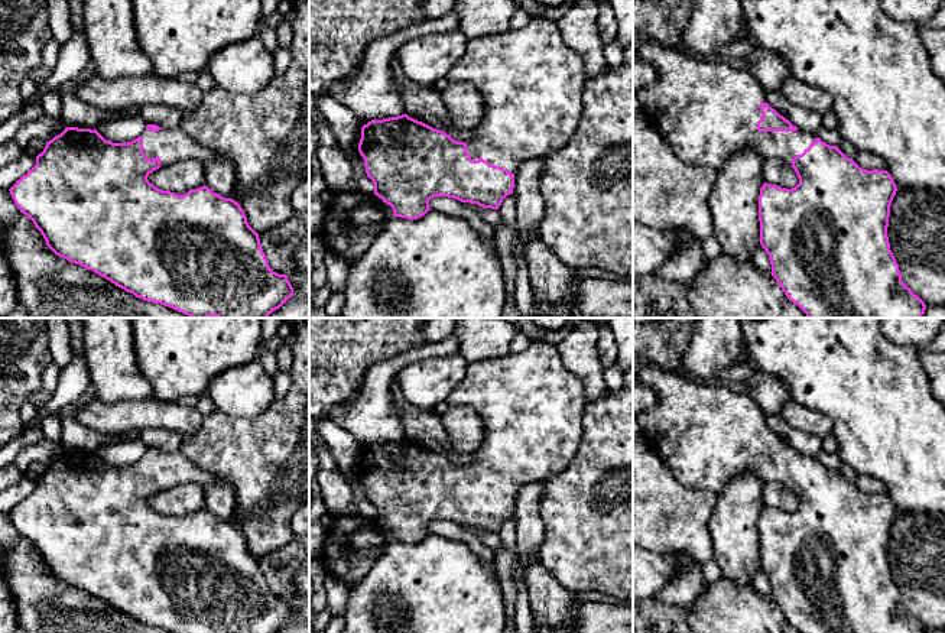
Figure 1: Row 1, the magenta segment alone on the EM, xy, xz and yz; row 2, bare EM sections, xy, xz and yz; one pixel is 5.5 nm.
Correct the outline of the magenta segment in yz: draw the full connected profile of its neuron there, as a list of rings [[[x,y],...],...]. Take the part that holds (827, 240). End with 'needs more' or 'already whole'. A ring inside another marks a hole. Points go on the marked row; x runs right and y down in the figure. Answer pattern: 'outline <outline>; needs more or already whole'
outline [[[633,38],[633,56],[650,64],[656,71],[656,79],[636,92],[643,114],[646,114],[662,132],[676,156],[692,166],[720,169],[733,153],[741,149],[751,149],[763,156],[763,159],[776,158],[792,166],[799,178],[799,184],[792,188],[780,188],[777,185],[763,184],[759,195],[759,221],[760,221],[760,244],[766,250],[772,264],[772,276],[780,285],[782,290],[798,305],[808,318],[922,318],[925,314],[925,302],[915,295],[902,280],[899,264],[890,250],[887,237],[890,205],[896,195],[897,186],[887,171],[867,171],[860,168],[853,159],[847,158],[838,146],[829,146],[816,134],[799,130],[789,120],[780,116],[766,103],[766,95],[757,79],[747,69],[737,69],[717,58],[702,59],[686,53],[683,49],[666,48],[660,43],[643,42]]]; needs more

